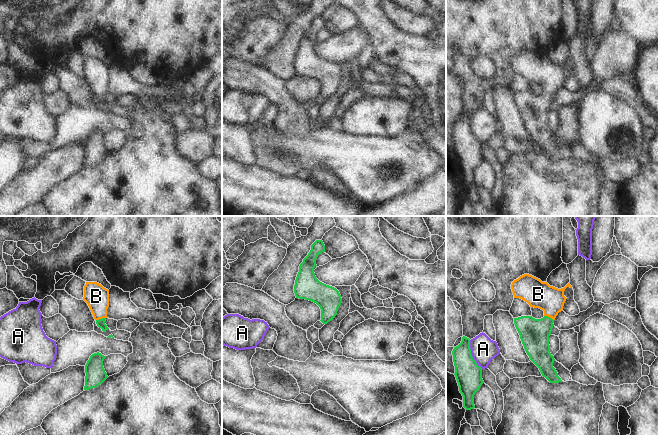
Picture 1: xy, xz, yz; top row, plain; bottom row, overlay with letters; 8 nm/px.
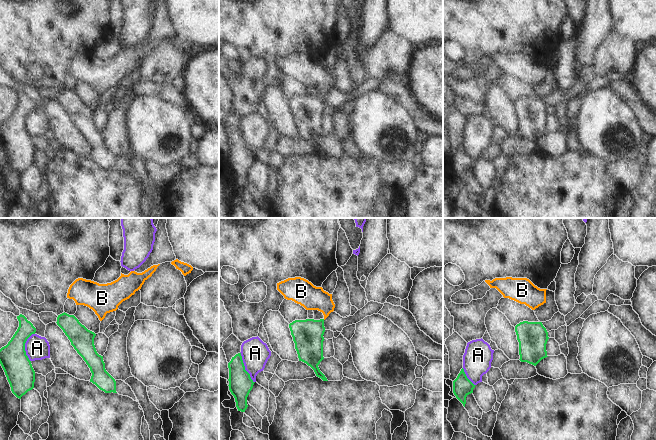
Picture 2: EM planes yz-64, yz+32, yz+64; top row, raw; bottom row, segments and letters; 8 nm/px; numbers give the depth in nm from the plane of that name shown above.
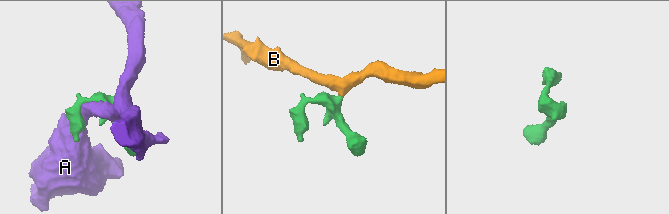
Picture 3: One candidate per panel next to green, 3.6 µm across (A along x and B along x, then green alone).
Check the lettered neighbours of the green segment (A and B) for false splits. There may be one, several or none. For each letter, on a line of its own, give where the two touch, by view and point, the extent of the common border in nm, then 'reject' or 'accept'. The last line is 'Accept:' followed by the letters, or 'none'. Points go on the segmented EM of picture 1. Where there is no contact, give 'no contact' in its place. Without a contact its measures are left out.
A: meets green in yz at (471, 354); contact 260 nm long; reject
B: meets green in xy at (100, 319); contact 80 nm long; accept
Accept: B

